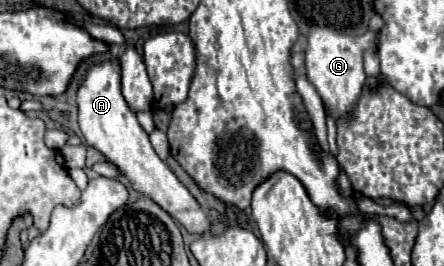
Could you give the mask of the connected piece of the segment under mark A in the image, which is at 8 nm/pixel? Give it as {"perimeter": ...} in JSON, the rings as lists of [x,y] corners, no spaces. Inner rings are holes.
{"perimeter":[[[106,60],[90,64],[86,76],[76,92],[78,102],[78,122],[84,134],[86,146],[100,150],[110,162],[114,162],[120,172],[132,182],[132,186],[150,196],[158,206],[162,206],[172,218],[176,218],[188,232],[206,234],[210,232],[208,214],[200,208],[196,198],[186,190],[186,186],[174,176],[174,172],[160,160],[152,148],[148,134],[136,120],[136,114],[128,108],[122,96],[122,72],[118,60]]]}

